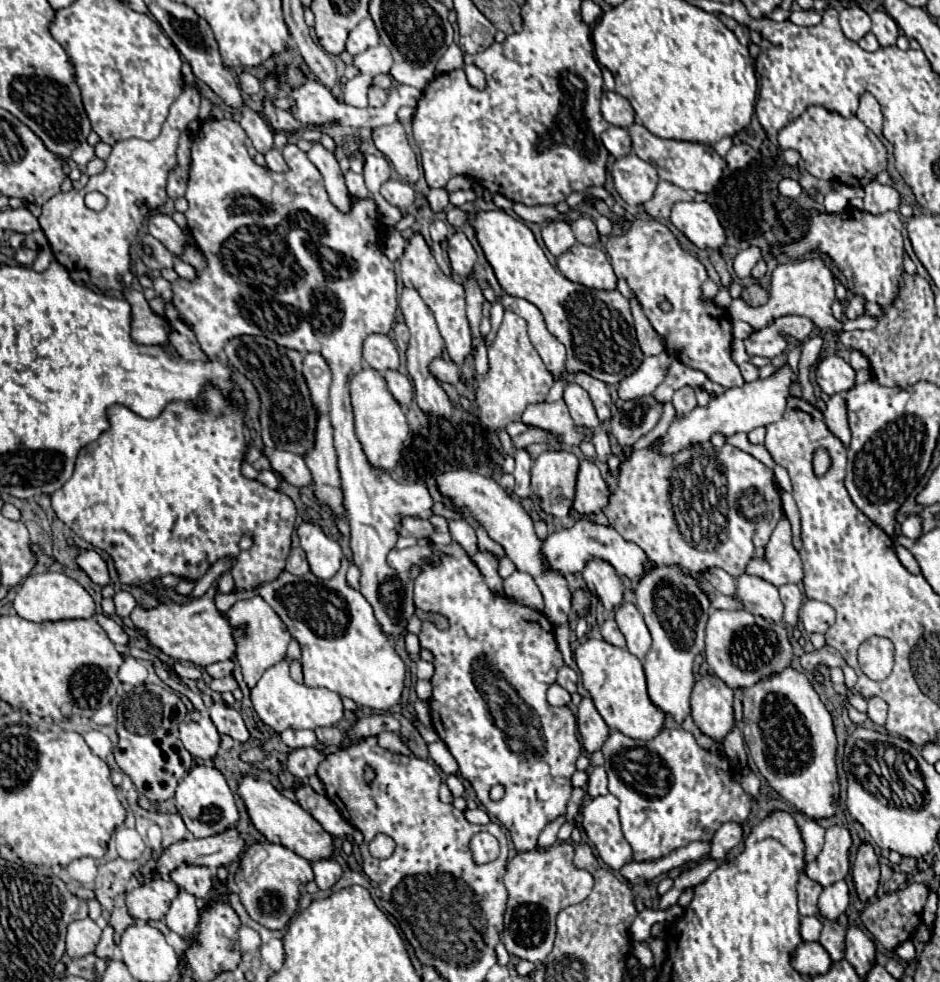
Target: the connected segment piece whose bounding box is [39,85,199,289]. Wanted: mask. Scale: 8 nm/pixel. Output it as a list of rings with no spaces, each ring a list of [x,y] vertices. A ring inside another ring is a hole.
[[[197,85],[185,87],[181,97],[171,105],[169,117],[163,123],[161,135],[153,141],[127,139],[117,141],[111,149],[111,155],[105,161],[105,171],[89,177],[89,183],[83,189],[71,189],[69,193],[57,193],[43,205],[43,213],[39,217],[39,225],[55,253],[55,259],[63,263],[67,257],[75,263],[77,269],[87,269],[91,281],[99,289],[123,289],[117,281],[121,273],[131,269],[129,245],[137,237],[143,217],[149,211],[157,209],[165,203],[167,193],[167,175],[177,165],[175,151],[181,131],[187,129],[191,121],[197,119],[199,113],[199,89]],[[87,191],[101,191],[107,197],[107,205],[103,211],[95,213],[85,207],[83,197]]]

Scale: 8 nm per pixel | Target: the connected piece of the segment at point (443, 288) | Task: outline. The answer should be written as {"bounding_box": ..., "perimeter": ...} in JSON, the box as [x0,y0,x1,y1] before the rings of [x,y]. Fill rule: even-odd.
{"bounding_box":[401,235,473,365],"perimeter":[[[413,235],[409,245],[405,247],[405,253],[401,257],[401,281],[405,287],[413,287],[427,303],[427,307],[433,311],[451,361],[457,365],[463,365],[463,359],[471,353],[471,341],[473,341],[471,327],[465,315],[465,291],[459,281],[447,277],[441,271],[441,267],[437,265],[435,257],[431,255],[431,249],[427,247],[421,235]]]}

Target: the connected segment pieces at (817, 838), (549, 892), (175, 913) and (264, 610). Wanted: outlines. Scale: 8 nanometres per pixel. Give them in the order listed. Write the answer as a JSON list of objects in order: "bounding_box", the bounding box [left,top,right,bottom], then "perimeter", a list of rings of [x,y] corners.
[{"bounding_box":[799,819,825,863],"perimeter":[[[805,819],[799,829],[801,829],[803,843],[805,843],[805,861],[811,863],[811,861],[815,861],[815,857],[819,855],[819,851],[823,847],[825,829],[813,819]]]},{"bounding_box":[503,841,593,965],"perimeter":[[[559,841],[547,849],[537,847],[533,851],[517,853],[507,863],[503,883],[509,893],[503,945],[511,955],[535,965],[543,963],[553,949],[557,913],[569,905],[581,903],[593,889],[591,873],[573,865],[573,845]]]},{"bounding_box":[165,889,199,937],"perimeter":[[[179,889],[179,895],[175,897],[175,901],[171,903],[171,907],[169,907],[167,915],[165,915],[167,927],[171,931],[187,937],[187,935],[195,933],[197,921],[199,921],[197,899],[191,897],[191,893],[187,893],[185,889]]]},{"bounding_box":[227,597,291,689],"perimeter":[[[253,597],[247,601],[235,603],[229,609],[227,619],[231,625],[239,625],[239,623],[245,625],[245,635],[239,635],[235,655],[241,665],[241,673],[243,673],[247,687],[253,689],[257,685],[259,677],[265,673],[265,669],[269,669],[271,665],[277,665],[279,661],[283,661],[287,657],[287,645],[291,641],[291,633],[287,633],[287,625],[283,625],[281,617],[261,597]]]}]

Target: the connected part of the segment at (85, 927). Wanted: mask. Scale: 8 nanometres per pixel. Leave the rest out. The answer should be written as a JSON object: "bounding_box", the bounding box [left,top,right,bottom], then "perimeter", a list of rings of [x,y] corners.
{"bounding_box":[67,919,101,957],"perimeter":[[[79,919],[67,927],[67,953],[69,957],[83,957],[95,951],[101,937],[101,927],[93,919]]]}

